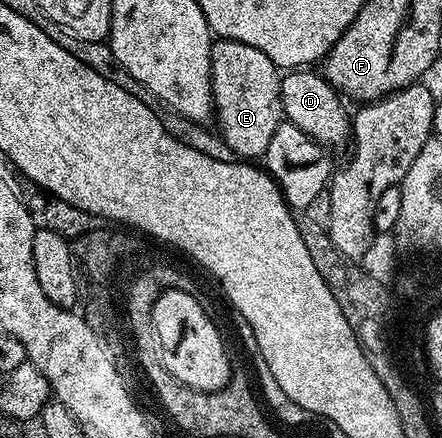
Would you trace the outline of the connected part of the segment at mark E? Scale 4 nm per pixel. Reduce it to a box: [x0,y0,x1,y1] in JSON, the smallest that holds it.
[212,39,285,159]

